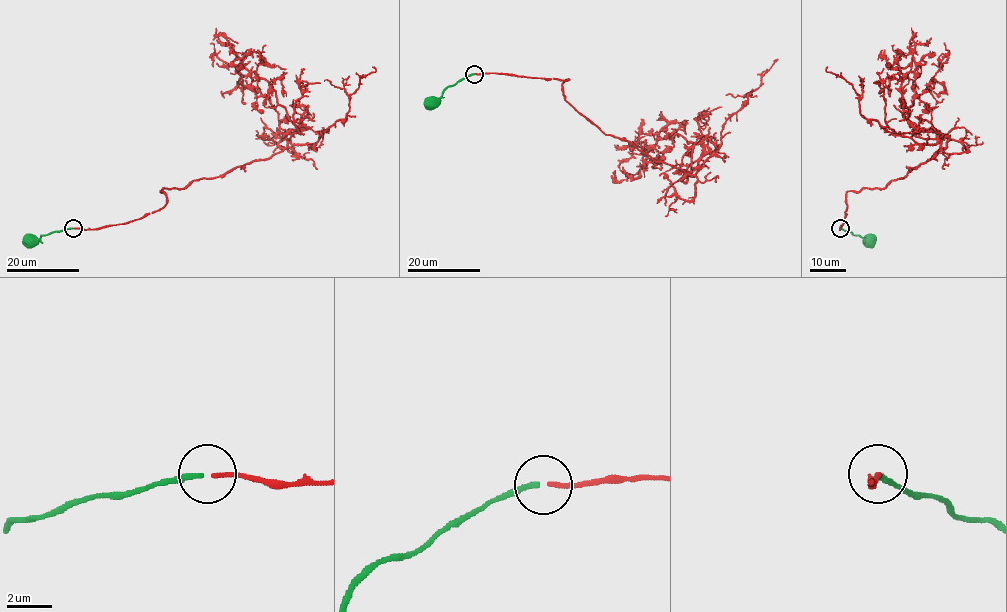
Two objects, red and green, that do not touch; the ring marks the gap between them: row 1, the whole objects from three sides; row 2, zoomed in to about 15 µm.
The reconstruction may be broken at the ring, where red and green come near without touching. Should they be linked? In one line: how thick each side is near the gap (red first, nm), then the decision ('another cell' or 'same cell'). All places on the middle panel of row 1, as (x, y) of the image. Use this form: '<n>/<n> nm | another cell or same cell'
190/240 nm | same cell

